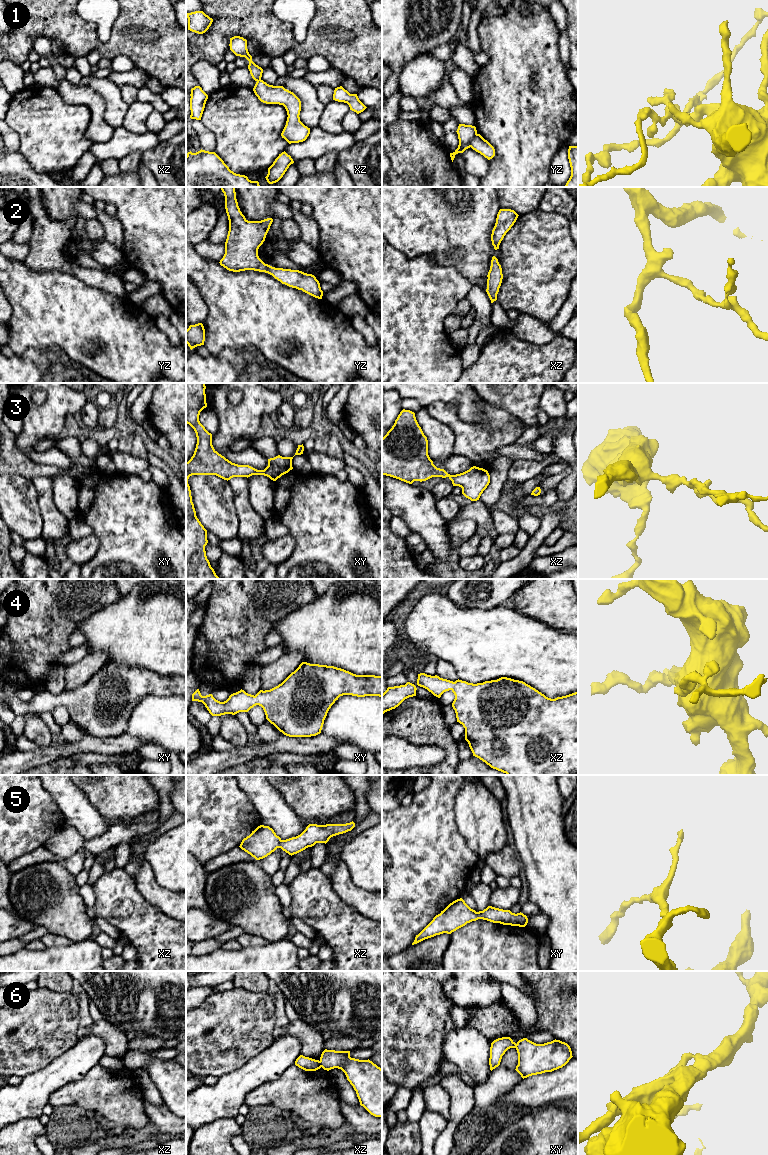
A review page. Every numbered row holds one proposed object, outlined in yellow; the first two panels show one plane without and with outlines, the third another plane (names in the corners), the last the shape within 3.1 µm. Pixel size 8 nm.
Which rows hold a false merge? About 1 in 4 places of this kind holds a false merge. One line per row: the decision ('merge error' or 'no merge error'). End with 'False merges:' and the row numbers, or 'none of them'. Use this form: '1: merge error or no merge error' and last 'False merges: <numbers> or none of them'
1: merge error
2: no merge error
3: no merge error
4: no merge error
5: no merge error
6: merge error
False merges: 1, 6

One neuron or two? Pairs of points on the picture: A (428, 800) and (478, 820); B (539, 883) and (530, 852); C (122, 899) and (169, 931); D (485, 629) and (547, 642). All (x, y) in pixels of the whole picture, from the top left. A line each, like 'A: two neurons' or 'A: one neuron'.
A: two neurons
B: one neuron
C: one neuron
D: one neuron

